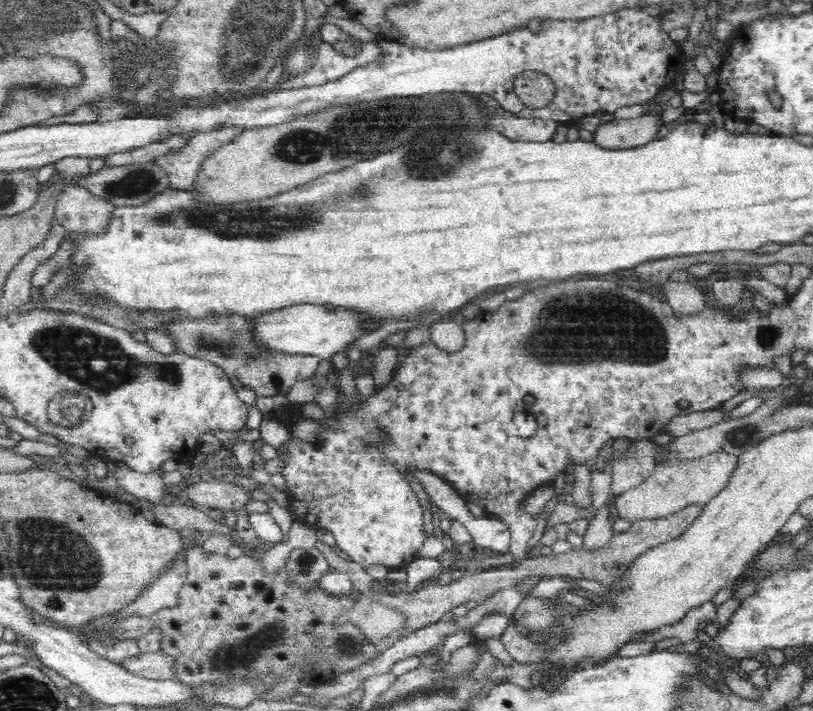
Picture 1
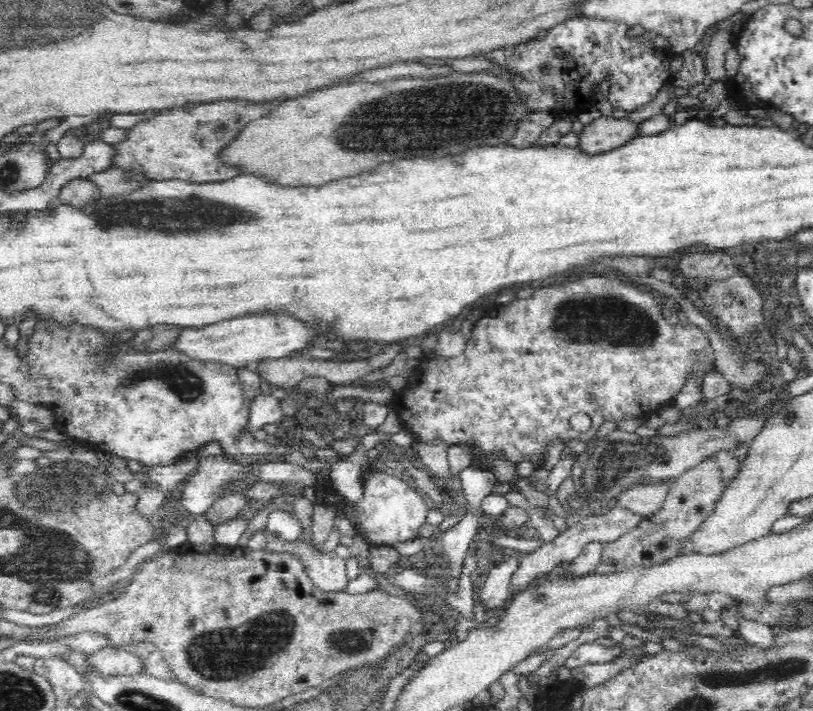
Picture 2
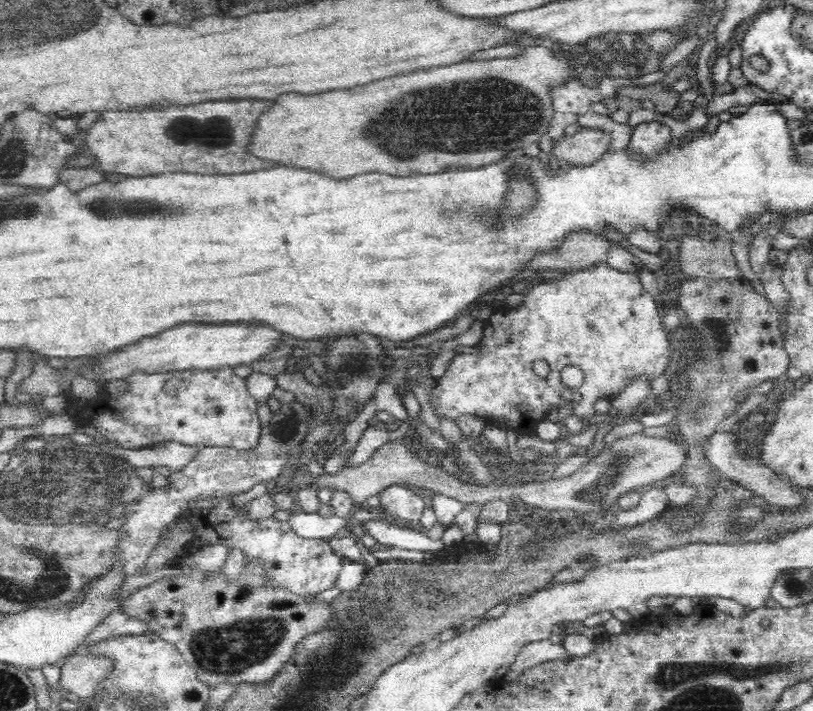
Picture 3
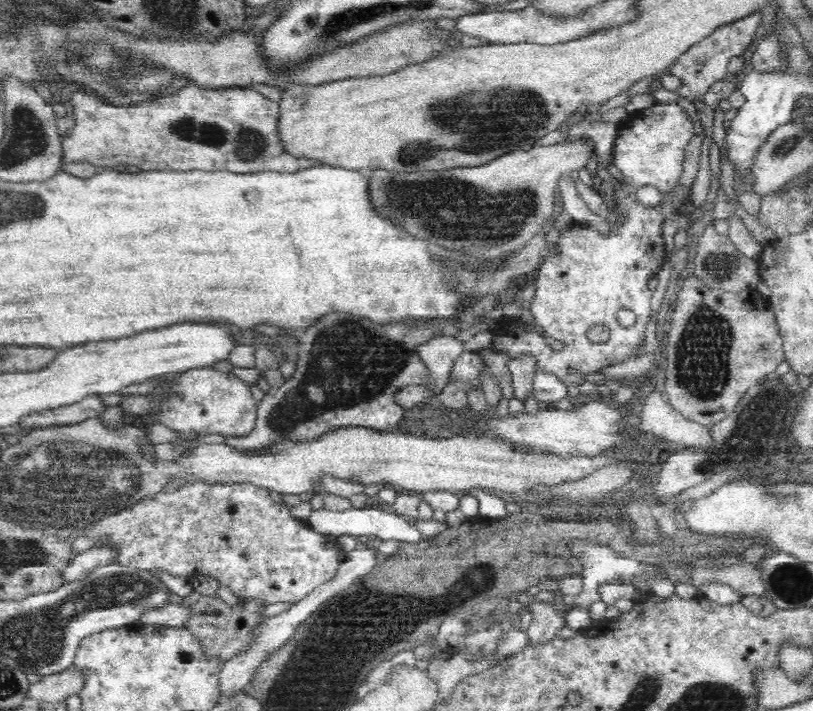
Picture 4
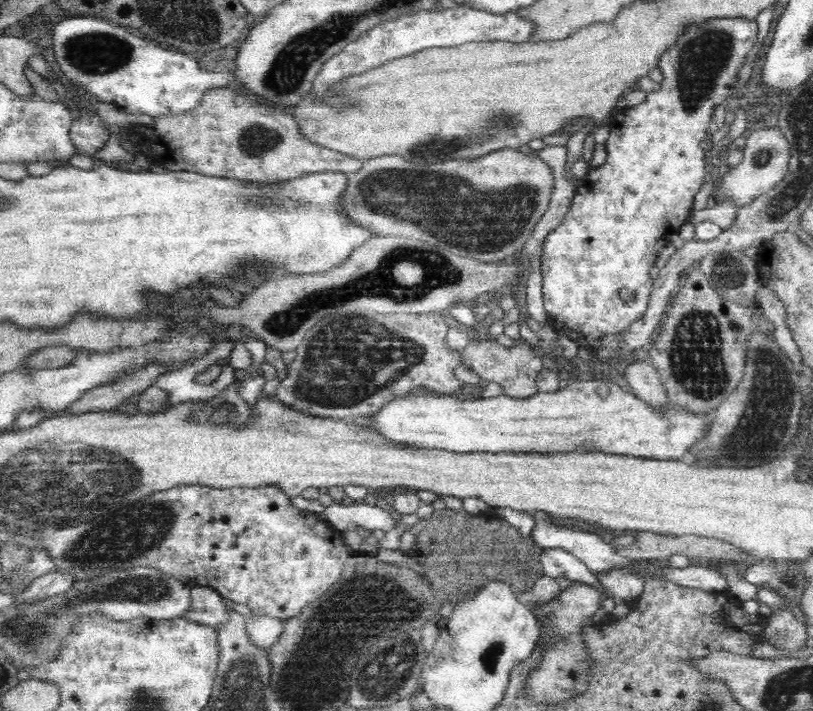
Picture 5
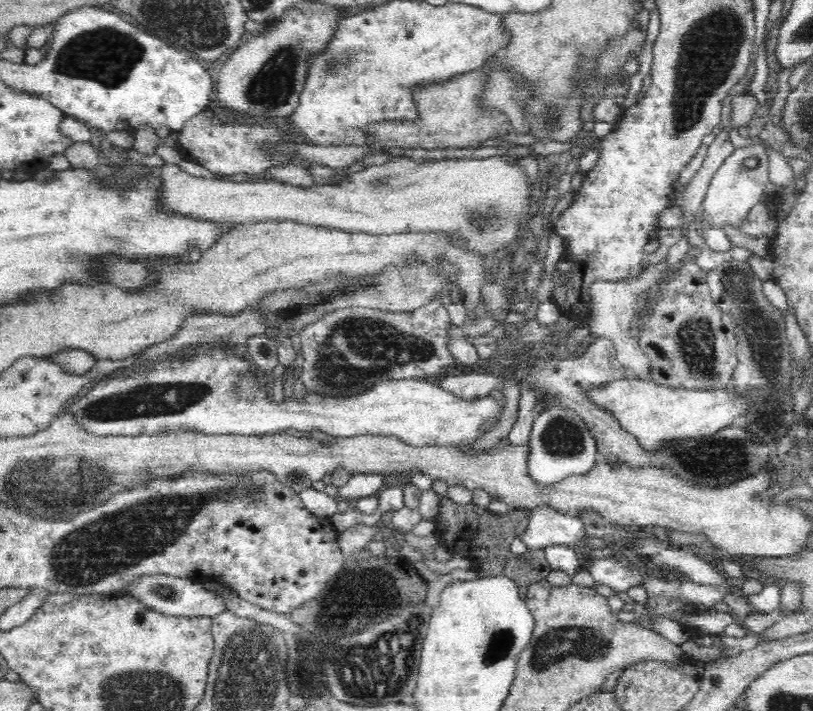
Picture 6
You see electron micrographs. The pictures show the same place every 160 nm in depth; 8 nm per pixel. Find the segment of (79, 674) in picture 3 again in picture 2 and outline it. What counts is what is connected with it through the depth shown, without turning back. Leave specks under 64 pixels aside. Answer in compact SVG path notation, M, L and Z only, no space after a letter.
M104 647L91 654L91 662L104 674L142 674L147 669L143 658L120 647Z

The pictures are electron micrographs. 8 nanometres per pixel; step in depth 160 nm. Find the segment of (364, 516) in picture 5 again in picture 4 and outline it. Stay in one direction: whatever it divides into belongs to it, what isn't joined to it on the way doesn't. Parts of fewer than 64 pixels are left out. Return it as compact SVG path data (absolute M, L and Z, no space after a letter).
M368 505L363 508L349 508L342 512L334 512L326 510L324 507L321 509L313 510L310 516L304 521L310 525L316 532L322 534L331 534L332 536L340 536L343 534L351 534L352 536L374 535L378 539L384 540L398 540L402 543L415 543L422 540L424 535L422 531L404 519L401 515L386 512L377 506Z

